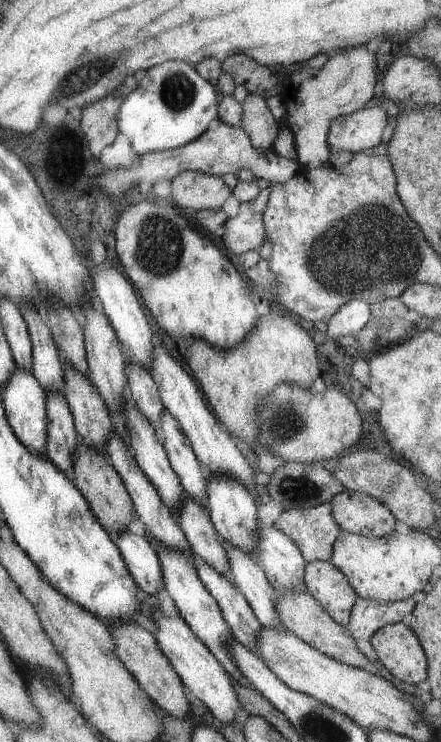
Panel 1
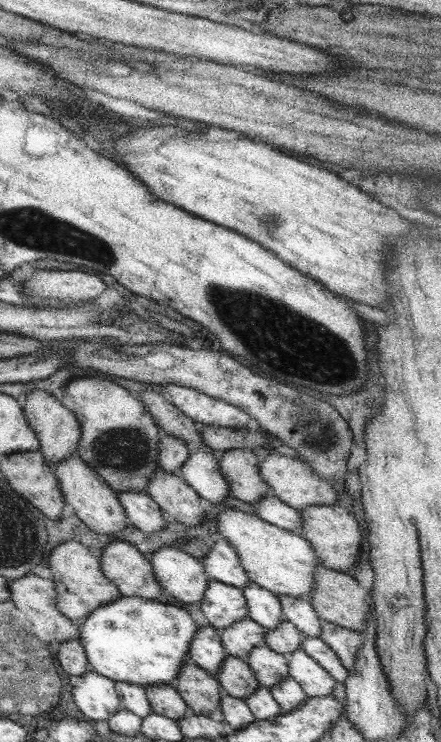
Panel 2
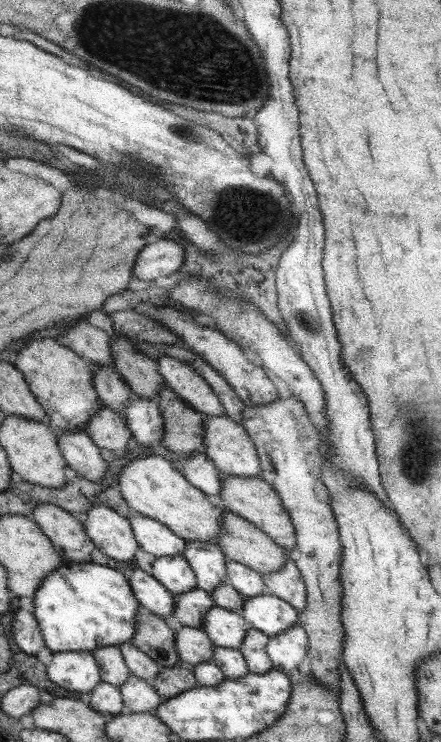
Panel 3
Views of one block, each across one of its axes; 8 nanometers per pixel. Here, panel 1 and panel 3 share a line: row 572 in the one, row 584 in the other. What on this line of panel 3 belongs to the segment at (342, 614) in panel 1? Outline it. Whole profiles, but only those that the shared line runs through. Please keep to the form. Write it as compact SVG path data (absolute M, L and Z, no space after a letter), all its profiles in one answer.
M293 396L278 397L263 406L244 405L239 423L254 444L261 469L259 478L279 495L296 534L296 543L287 555L299 569L306 588L306 607L298 613L297 622L308 640L306 656L309 658L310 674L322 688L340 690L340 657L344 639L340 621L342 546L330 506L330 492L324 488L322 474L319 473L322 464L318 451L320 436L304 409L305 406Z

